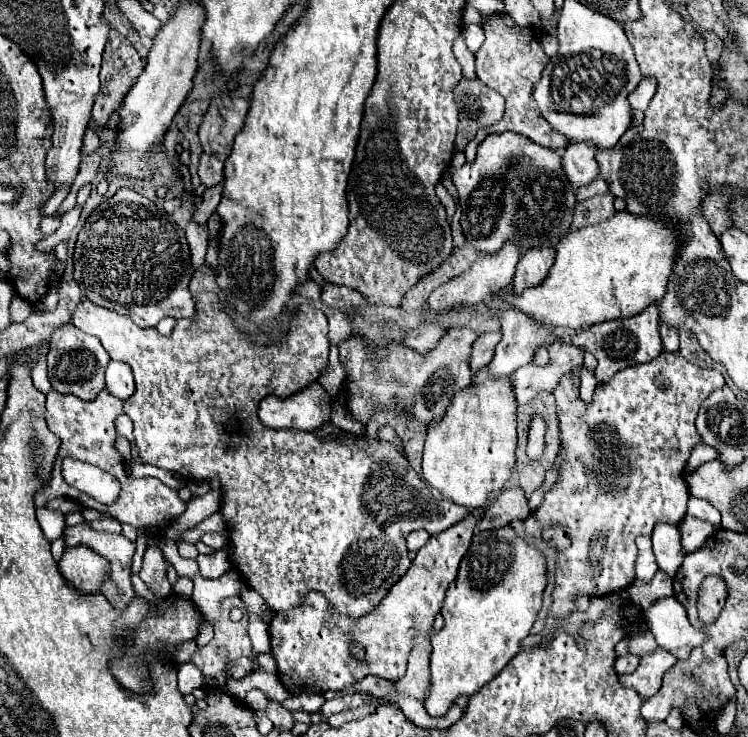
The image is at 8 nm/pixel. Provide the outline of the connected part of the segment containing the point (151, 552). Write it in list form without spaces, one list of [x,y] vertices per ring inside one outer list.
[[[156,546],[148,548],[144,554],[140,576],[148,578],[146,584],[154,590],[156,596],[168,596],[168,592],[172,590],[172,586],[166,578],[166,570],[168,570],[168,562],[166,562],[162,550]]]

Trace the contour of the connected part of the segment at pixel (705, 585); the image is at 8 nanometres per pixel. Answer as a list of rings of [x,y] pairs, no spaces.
[[[710,574],[702,580],[700,590],[698,590],[698,602],[696,602],[702,624],[712,624],[718,618],[726,602],[726,596],[728,596],[728,588],[720,576]]]

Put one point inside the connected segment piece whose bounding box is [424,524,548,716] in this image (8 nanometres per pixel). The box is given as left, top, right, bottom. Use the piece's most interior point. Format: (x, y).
(492, 604)

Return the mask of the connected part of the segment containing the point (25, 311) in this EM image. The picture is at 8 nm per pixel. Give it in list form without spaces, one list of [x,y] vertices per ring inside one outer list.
[[[14,296],[12,304],[10,304],[10,314],[12,314],[14,322],[22,322],[32,314],[32,306],[26,300],[22,300],[20,296]]]

